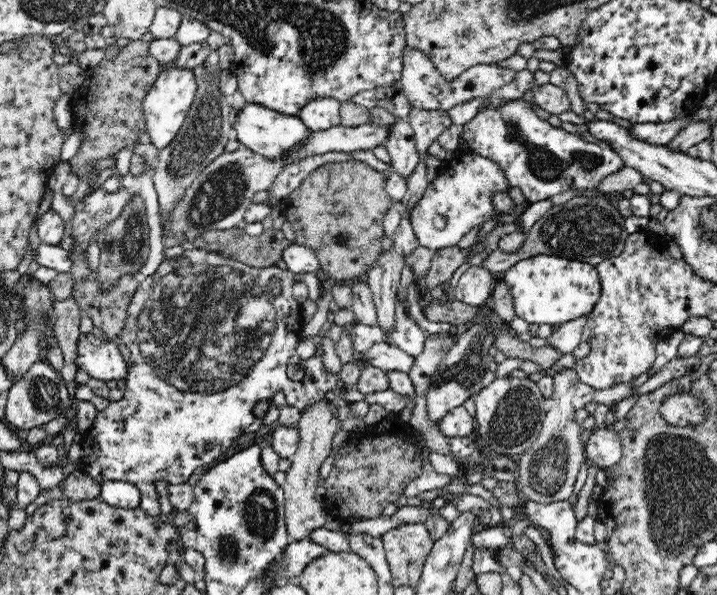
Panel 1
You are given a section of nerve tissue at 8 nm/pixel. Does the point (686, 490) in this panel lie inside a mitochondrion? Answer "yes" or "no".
yes

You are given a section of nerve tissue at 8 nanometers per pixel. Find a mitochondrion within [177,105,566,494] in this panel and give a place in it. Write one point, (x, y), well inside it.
(219, 192)

